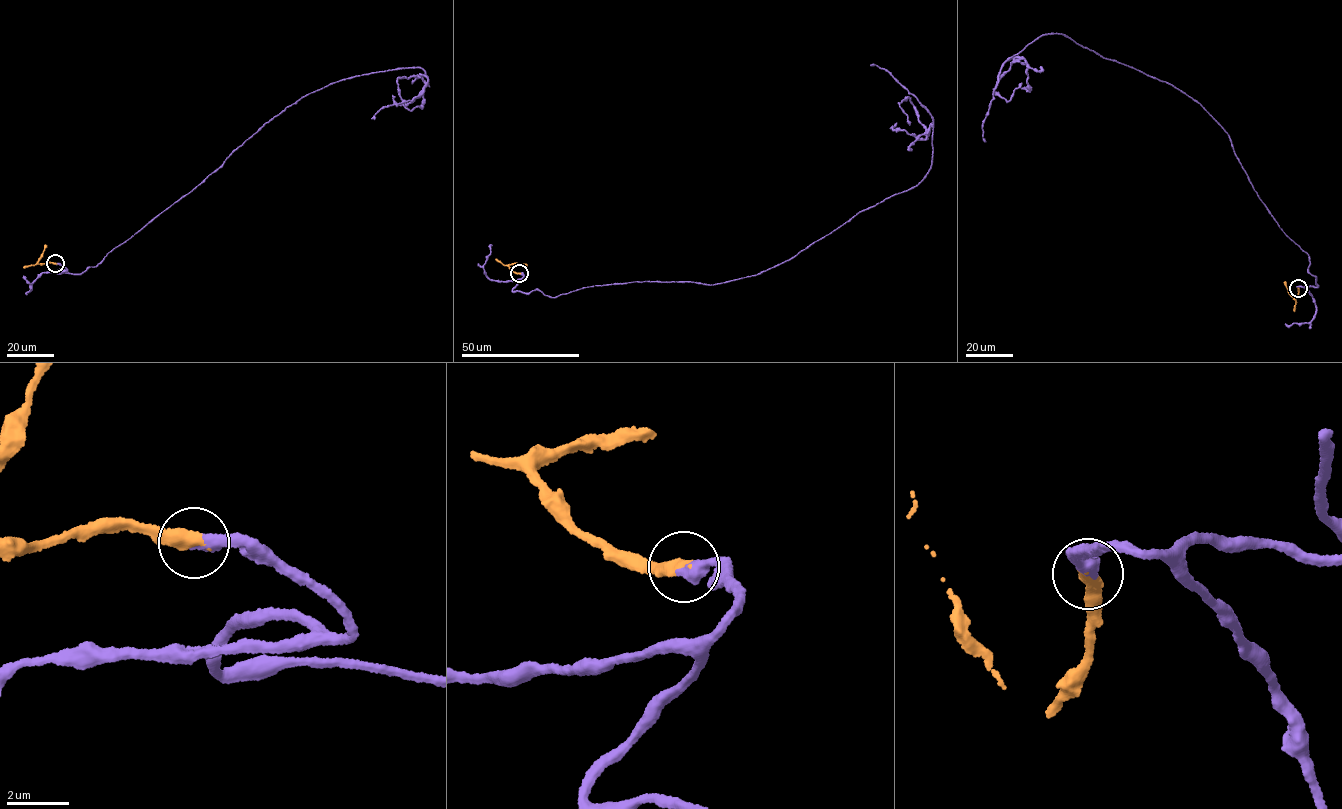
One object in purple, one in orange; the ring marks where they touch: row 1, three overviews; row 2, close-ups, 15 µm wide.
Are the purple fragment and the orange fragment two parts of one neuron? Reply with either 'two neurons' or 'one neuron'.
one neuron

